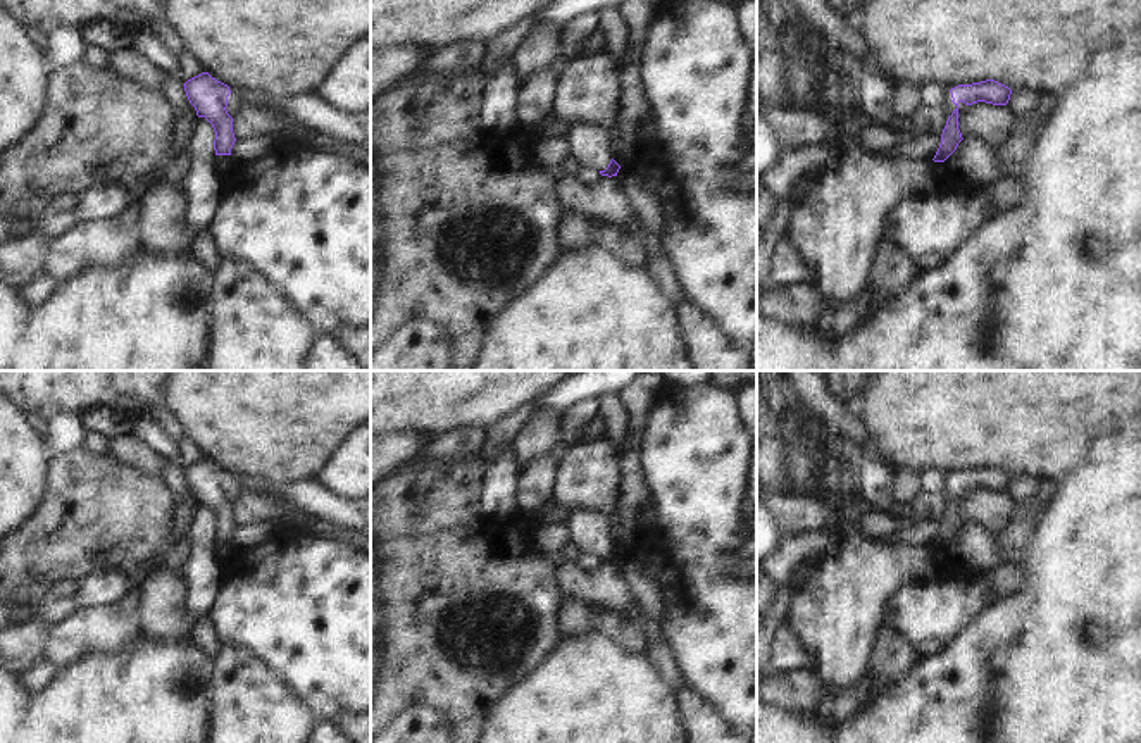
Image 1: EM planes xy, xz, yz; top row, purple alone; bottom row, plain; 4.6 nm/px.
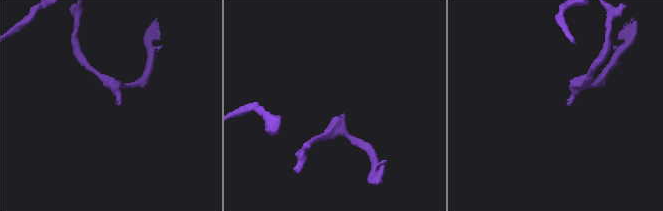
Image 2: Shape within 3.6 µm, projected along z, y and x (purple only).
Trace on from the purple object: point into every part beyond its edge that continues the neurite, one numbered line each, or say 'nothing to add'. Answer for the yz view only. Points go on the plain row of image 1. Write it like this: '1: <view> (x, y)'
nothing to add

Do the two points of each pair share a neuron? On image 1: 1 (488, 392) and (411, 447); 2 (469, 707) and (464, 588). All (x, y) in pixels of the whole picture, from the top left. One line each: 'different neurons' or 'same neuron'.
1: different neurons
2: same neuron

